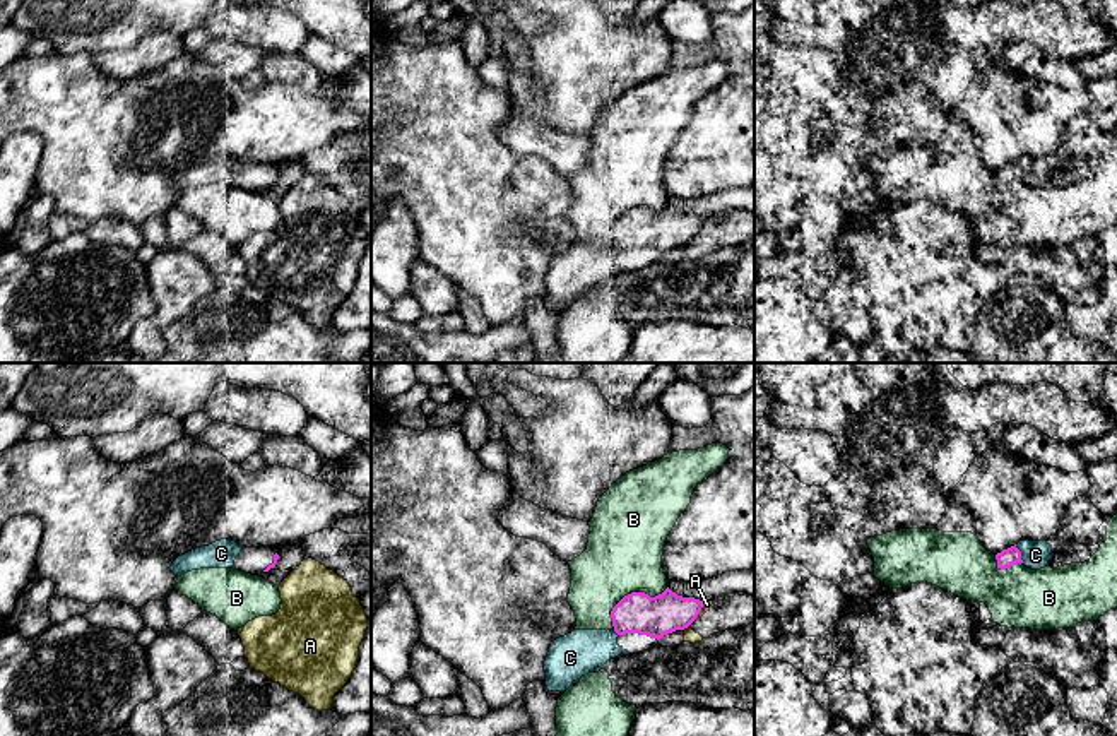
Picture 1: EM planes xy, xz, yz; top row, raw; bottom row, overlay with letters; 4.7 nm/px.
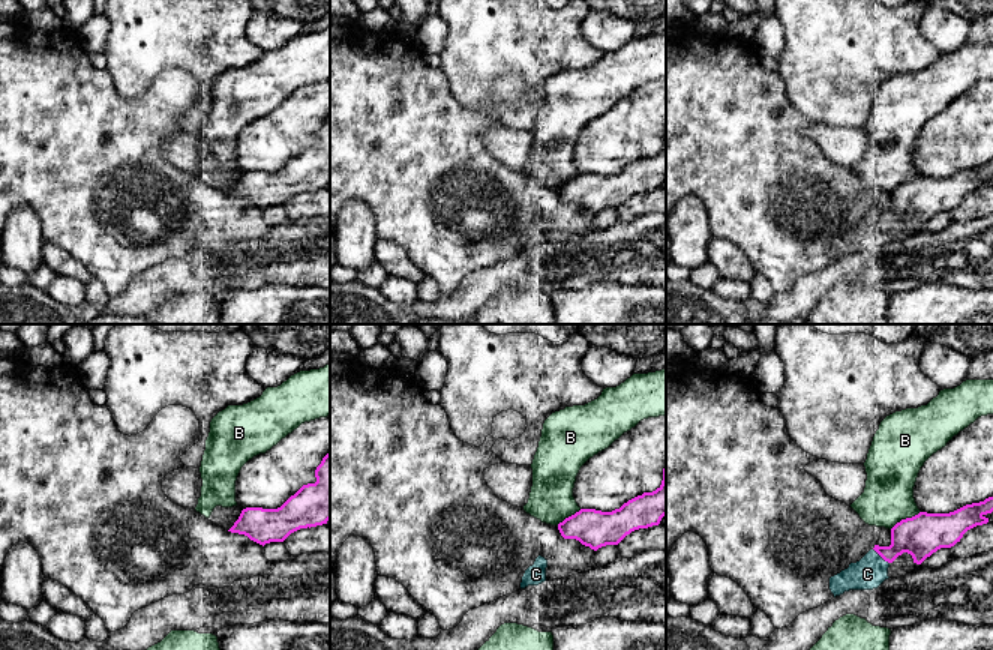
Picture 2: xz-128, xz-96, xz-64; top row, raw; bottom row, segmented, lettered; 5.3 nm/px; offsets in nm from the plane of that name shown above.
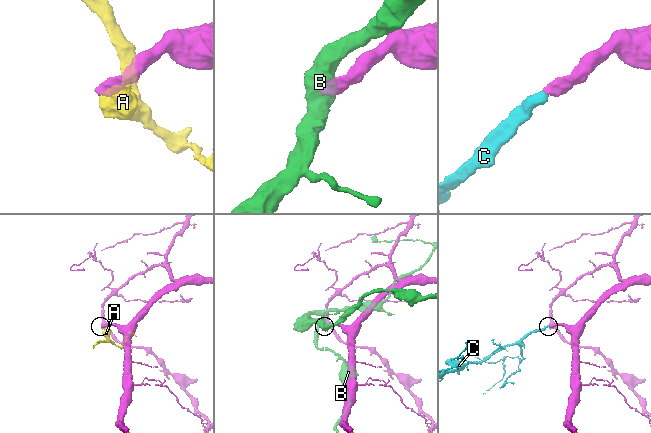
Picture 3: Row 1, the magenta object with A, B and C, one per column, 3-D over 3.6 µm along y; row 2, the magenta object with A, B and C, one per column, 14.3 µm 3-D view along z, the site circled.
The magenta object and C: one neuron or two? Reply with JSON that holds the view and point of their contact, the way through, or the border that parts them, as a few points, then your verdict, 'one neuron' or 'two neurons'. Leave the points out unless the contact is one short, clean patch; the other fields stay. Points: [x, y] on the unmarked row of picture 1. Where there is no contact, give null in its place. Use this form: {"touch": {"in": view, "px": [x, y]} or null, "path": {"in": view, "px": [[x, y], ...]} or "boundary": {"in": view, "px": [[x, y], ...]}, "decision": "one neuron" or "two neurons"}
{"touch": {"in": "yz", "px": [1020, 170]}, "decision": "one neuron"}

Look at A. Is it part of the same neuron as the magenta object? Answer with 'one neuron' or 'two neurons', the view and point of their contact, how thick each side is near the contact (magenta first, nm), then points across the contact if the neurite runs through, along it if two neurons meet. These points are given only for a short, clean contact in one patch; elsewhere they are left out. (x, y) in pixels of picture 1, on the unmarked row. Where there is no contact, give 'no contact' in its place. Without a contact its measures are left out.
two neurons | xz (686, 243) | 190/60 nm | along xz (690, 240), (683, 245)

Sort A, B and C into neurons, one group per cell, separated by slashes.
A / B / C

